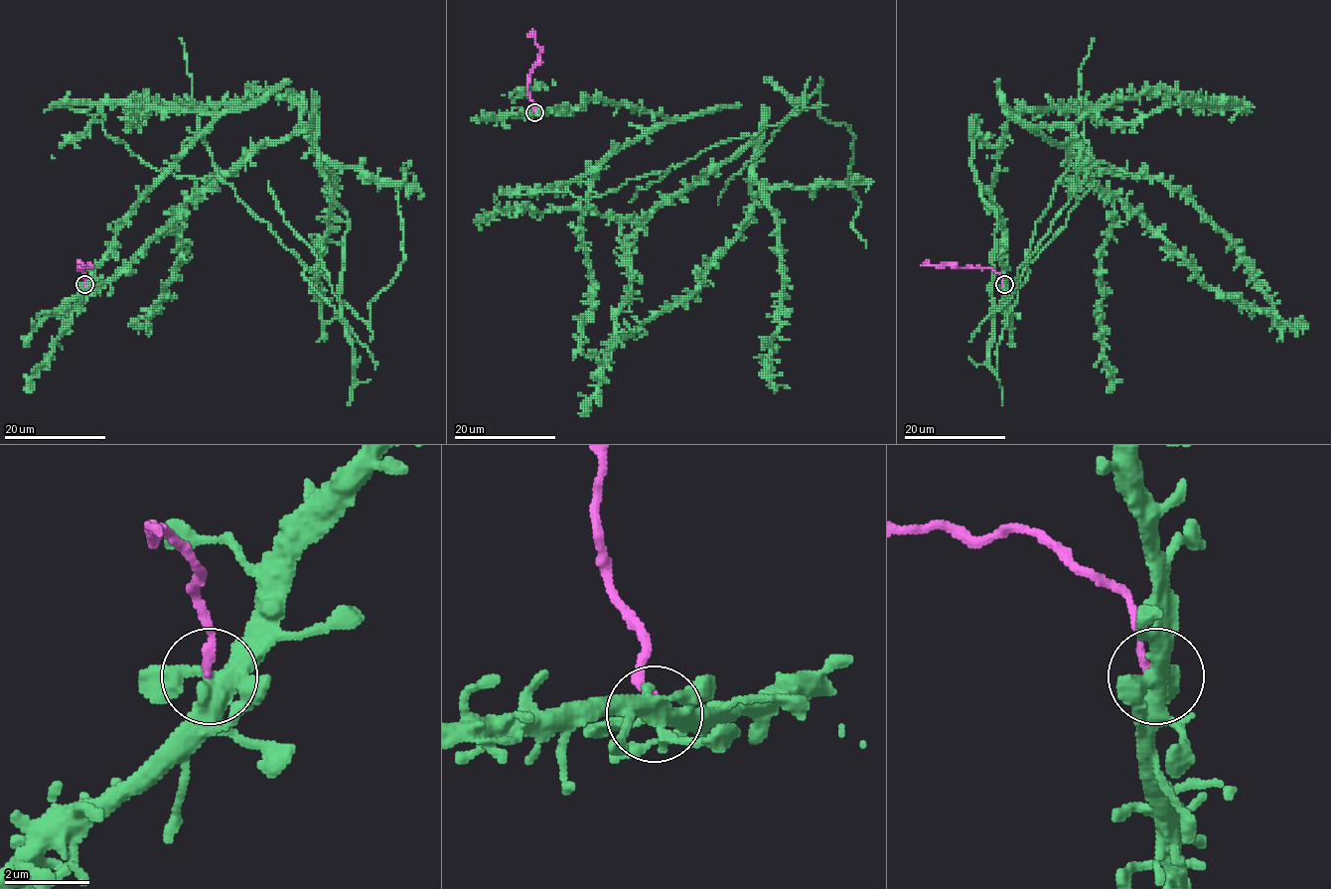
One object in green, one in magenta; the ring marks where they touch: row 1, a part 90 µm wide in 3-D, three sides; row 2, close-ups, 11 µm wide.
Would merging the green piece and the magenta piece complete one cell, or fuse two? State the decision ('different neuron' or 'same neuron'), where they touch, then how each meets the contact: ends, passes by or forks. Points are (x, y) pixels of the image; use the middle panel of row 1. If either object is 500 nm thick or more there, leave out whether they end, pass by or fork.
different neuron; place (534, 112); green forks; magenta ends

